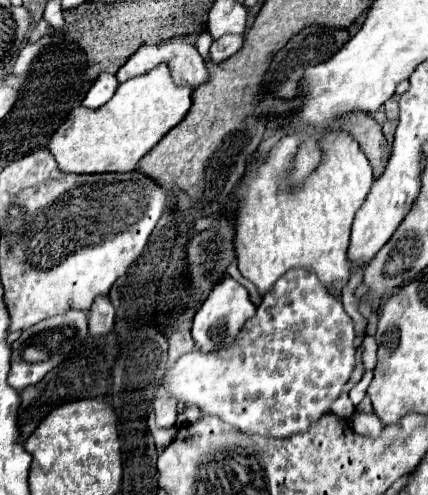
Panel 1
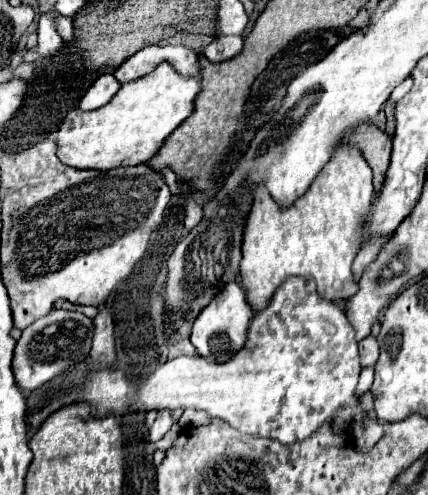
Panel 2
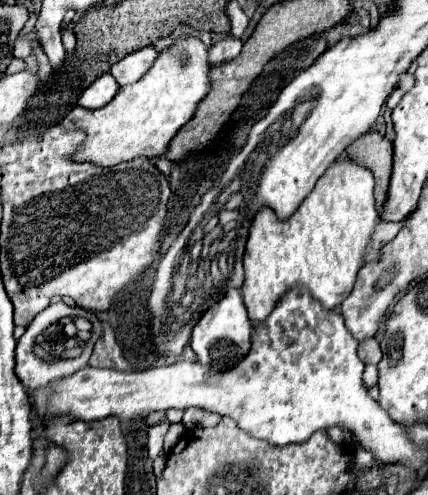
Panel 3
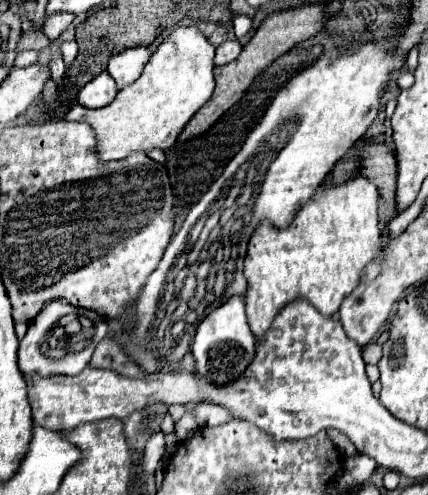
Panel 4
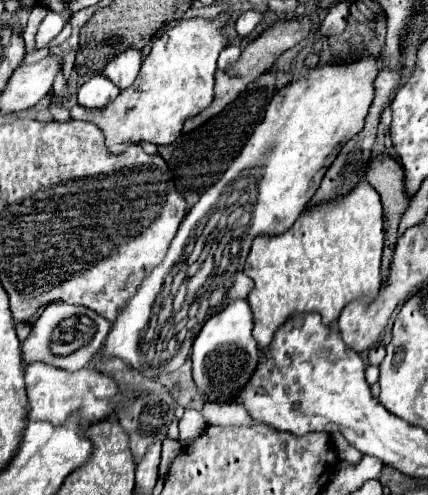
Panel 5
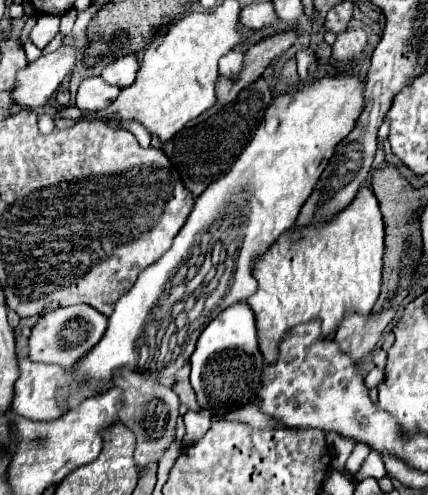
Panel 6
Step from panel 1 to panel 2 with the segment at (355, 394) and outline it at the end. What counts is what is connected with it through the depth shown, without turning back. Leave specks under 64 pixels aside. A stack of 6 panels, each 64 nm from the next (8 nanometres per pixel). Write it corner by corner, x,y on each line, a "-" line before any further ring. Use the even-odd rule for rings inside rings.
362,368
362,374
360,374
360,380
358,380
358,390
356,390
356,394
362,396
362,394
372,386
372,380
374,380
374,368

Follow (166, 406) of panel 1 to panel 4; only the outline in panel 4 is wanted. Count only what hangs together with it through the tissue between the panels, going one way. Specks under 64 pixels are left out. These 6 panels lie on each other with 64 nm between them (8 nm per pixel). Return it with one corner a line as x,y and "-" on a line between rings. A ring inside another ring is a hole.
158,430
156,434
152,434
152,438
148,440
146,450
144,450
142,470
144,470
146,474
154,474
156,464
158,464
158,462
162,460
162,456
164,456
164,450
166,450
166,446
164,446
164,432

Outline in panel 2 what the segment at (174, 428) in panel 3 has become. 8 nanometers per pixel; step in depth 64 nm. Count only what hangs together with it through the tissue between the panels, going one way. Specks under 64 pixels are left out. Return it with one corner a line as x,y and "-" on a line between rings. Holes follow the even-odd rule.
173,424
172,428
164,435
164,437
157,442
157,449
166,451
178,438
182,431
182,428
177,424
-
166,448
166,449
161,449

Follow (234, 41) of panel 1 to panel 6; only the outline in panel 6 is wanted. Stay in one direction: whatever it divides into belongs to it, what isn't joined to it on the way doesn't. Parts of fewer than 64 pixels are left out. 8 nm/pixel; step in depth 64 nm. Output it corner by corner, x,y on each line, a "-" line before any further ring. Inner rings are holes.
238,48
230,50
228,54
224,54
224,56
220,58
220,62
218,62
220,74
222,74
222,76
228,76
228,78
232,78
234,74
238,74
240,68
242,68
242,58
244,58
244,54
242,54

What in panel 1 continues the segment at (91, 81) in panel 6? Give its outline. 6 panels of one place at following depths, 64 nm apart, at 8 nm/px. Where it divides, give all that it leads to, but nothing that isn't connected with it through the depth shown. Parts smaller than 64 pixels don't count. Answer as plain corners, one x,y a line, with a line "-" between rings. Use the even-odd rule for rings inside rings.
100,74
98,80
88,90
88,94
86,94
86,98
84,98
82,104
88,106
88,108
100,108
102,104
106,104
114,96
116,88
118,88
116,76
112,76
112,74

